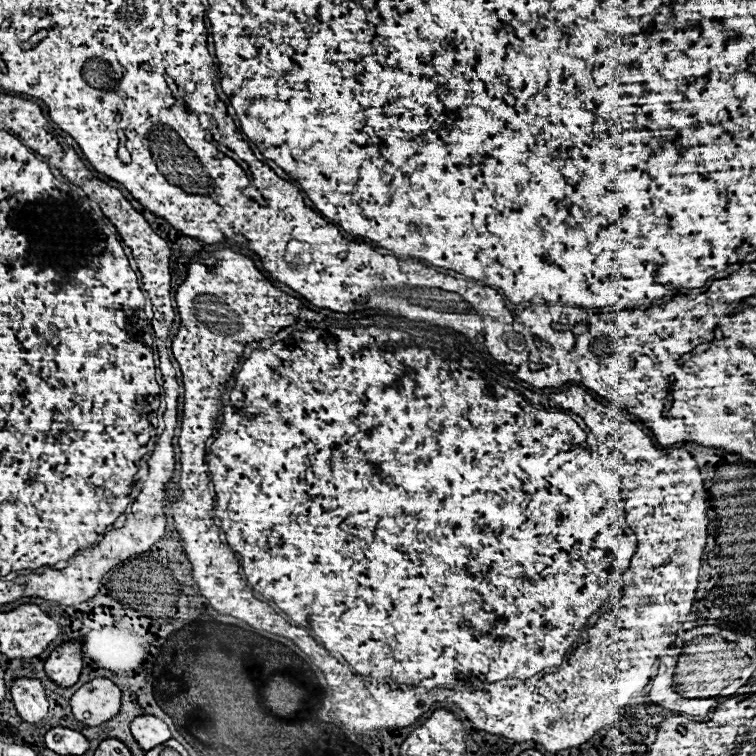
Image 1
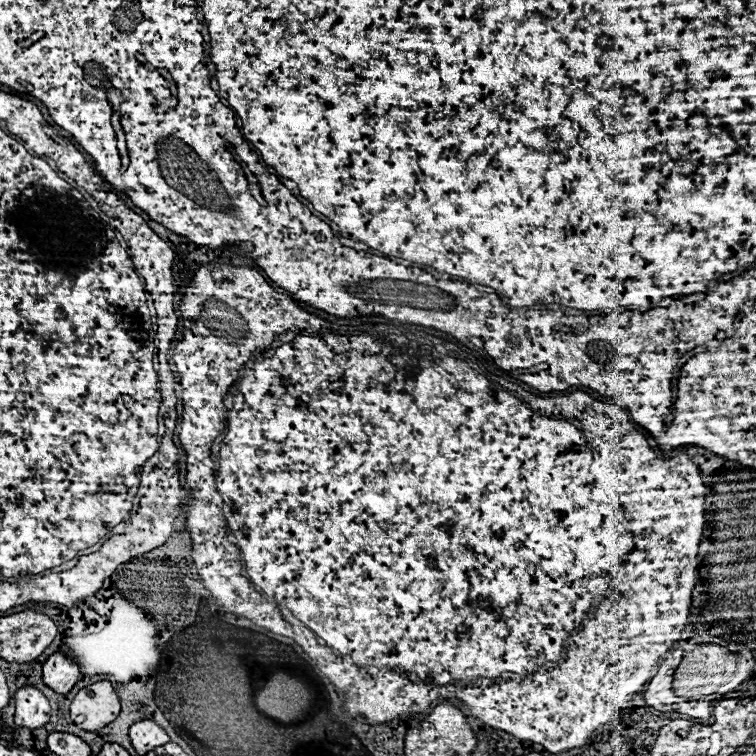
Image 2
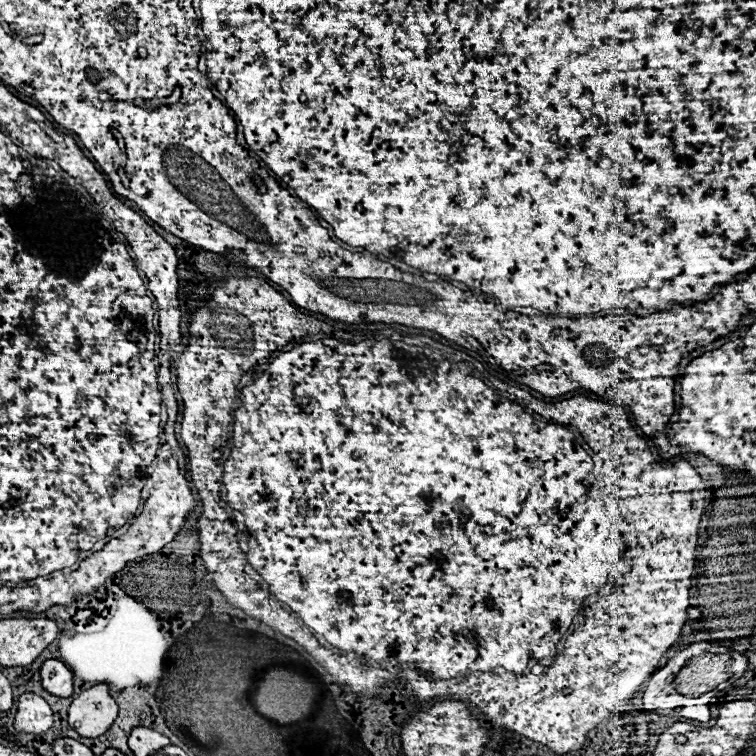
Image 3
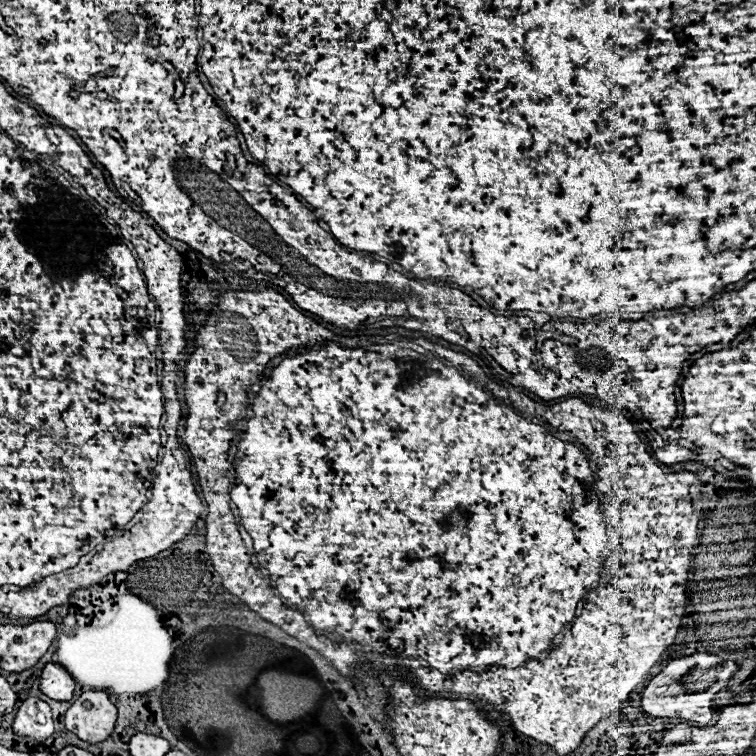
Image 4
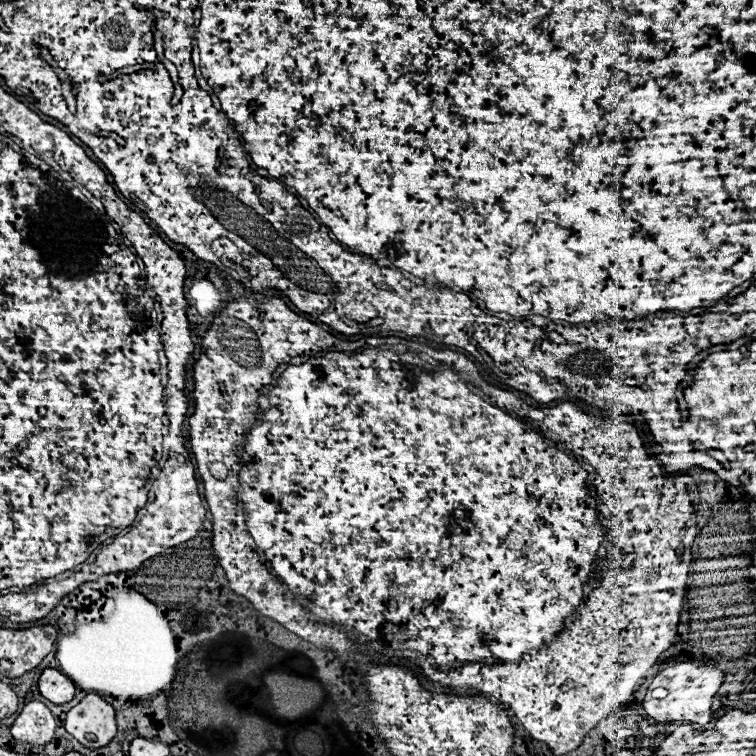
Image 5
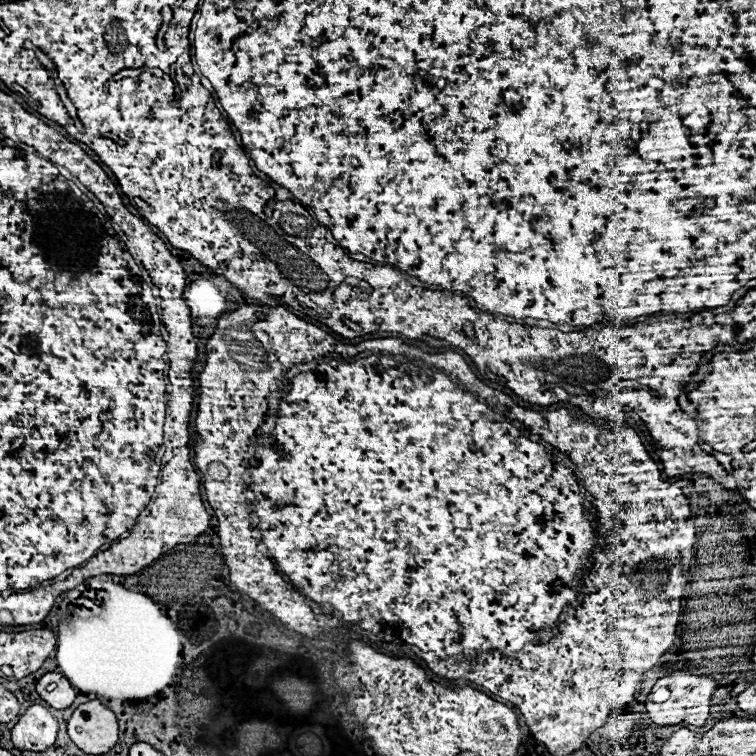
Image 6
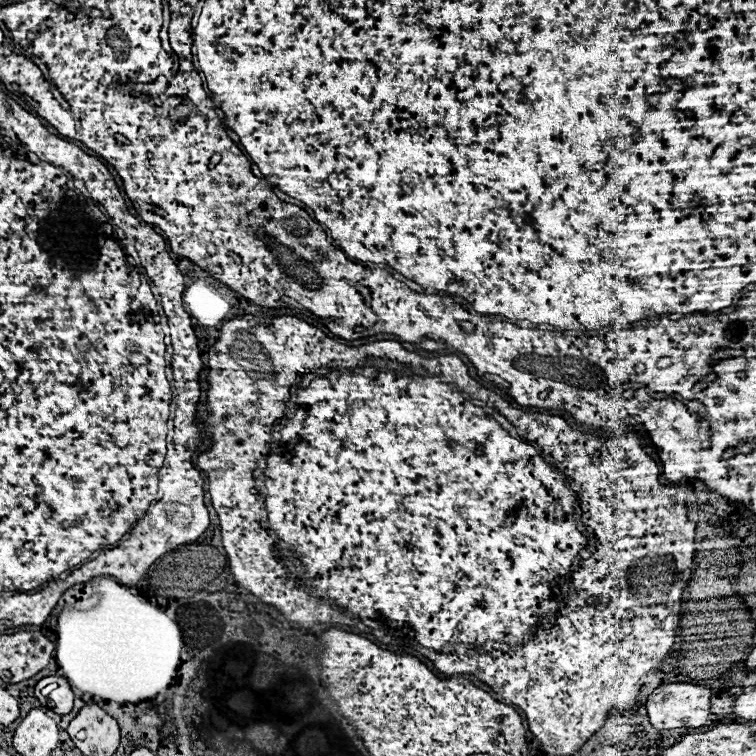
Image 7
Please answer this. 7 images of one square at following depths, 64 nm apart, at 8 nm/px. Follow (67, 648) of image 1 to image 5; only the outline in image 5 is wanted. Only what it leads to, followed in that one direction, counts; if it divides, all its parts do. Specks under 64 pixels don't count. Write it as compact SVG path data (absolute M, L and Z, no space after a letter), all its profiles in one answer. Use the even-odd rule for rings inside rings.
M46 668L38 680L38 688L40 694L50 700L52 704L68 704L74 698L74 684L72 680L68 680L62 672L54 670L54 668Z

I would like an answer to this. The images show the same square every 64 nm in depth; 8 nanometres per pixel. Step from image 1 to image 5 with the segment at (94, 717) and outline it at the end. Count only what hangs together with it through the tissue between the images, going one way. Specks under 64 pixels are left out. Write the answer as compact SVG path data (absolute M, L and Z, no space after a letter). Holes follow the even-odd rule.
M88 694L66 714L64 726L82 746L96 750L116 736L116 712L102 696Z

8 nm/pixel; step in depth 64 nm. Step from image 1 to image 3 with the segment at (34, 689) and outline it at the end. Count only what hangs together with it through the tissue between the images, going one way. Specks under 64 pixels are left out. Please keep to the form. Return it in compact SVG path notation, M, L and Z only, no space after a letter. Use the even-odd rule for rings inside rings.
M32 692L18 698L18 712L14 718L14 728L26 734L46 734L52 728L52 710L48 702Z

